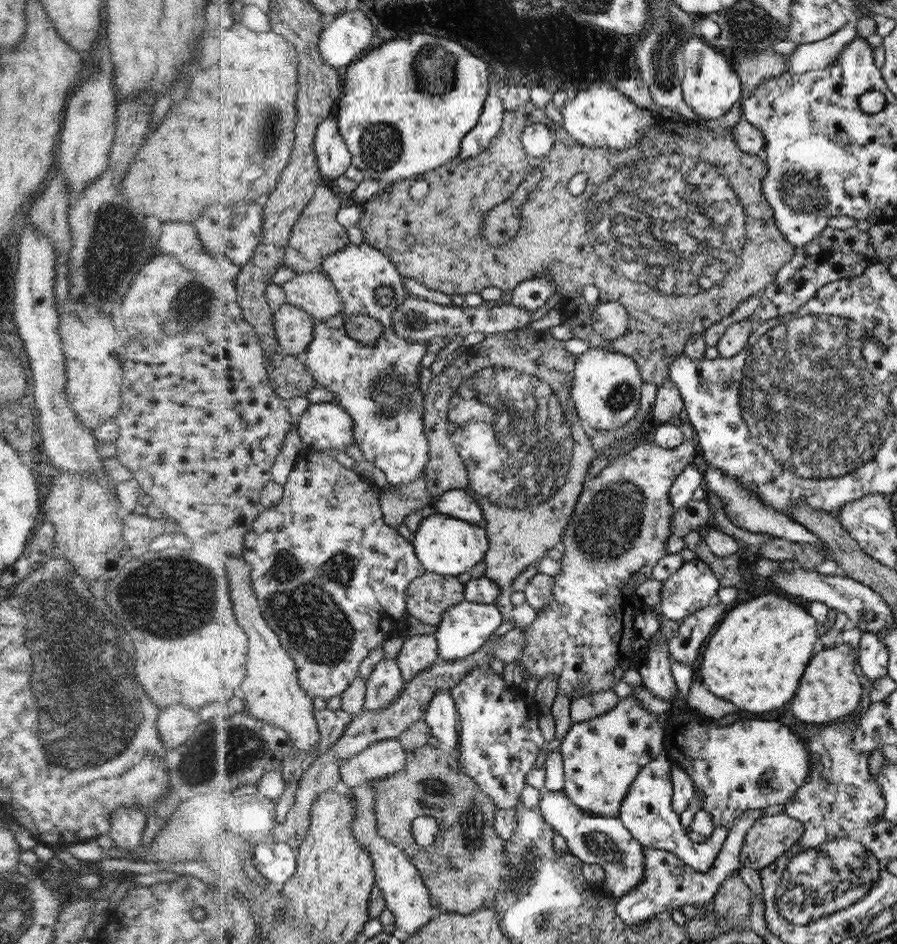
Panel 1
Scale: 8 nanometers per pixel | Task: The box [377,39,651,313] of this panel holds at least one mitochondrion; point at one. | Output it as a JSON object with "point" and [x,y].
{"point":[430,73]}

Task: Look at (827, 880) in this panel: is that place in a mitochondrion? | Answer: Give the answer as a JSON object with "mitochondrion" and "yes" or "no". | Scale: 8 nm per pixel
{"mitochondrion":"yes"}

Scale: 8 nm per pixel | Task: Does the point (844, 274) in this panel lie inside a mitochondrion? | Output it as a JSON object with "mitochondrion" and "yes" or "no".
{"mitochondrion":"no"}

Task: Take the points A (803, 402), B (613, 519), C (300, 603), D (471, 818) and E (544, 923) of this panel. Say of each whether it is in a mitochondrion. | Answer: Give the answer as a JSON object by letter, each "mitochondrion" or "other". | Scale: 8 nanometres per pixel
{"A":"mitochondrion","B":"mitochondrion","C":"mitochondrion","D":"mitochondrion","E":"mitochondrion"}

